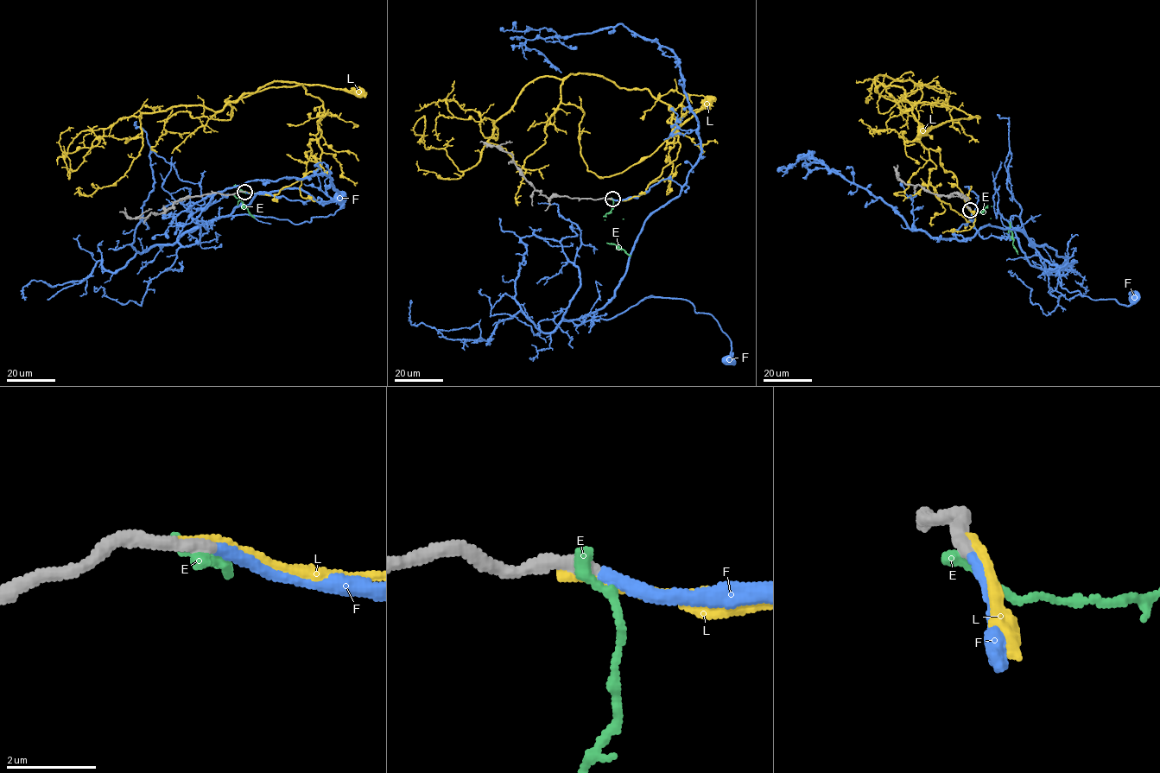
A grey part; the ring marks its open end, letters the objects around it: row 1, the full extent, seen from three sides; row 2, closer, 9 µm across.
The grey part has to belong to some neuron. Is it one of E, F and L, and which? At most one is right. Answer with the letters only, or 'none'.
F

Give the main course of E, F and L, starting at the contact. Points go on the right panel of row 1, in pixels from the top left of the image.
E: (970, 210), (979, 212), (987, 207), (1010, 222), (1012, 244), (1017, 254)
F: (970, 209), (955, 234), (1018, 231), (1074, 259), (1059, 269), (1062, 288), (1134, 297)
L: (970, 209), (928, 188), (912, 106), (877, 85), (904, 112), (980, 118), (921, 131)

